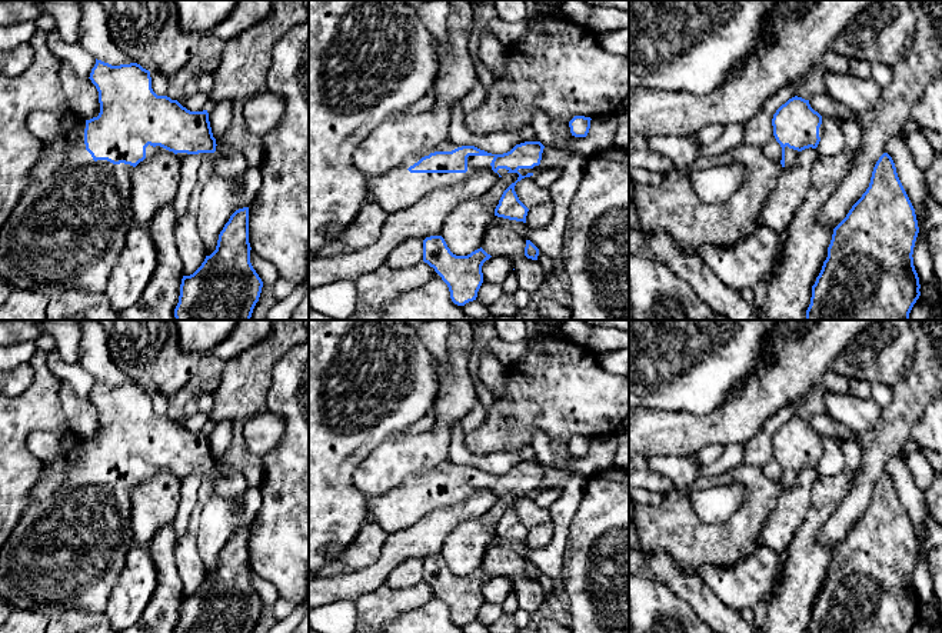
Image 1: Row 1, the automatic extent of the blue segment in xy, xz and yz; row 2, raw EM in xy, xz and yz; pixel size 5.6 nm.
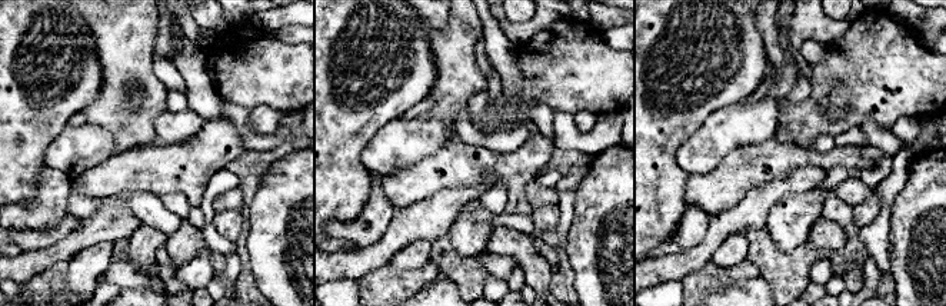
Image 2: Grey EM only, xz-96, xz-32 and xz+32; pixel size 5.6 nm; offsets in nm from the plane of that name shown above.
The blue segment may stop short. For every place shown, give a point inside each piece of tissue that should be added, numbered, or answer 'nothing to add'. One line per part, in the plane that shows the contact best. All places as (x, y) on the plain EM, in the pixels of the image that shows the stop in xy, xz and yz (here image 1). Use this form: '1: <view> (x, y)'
1: xz (396, 509)

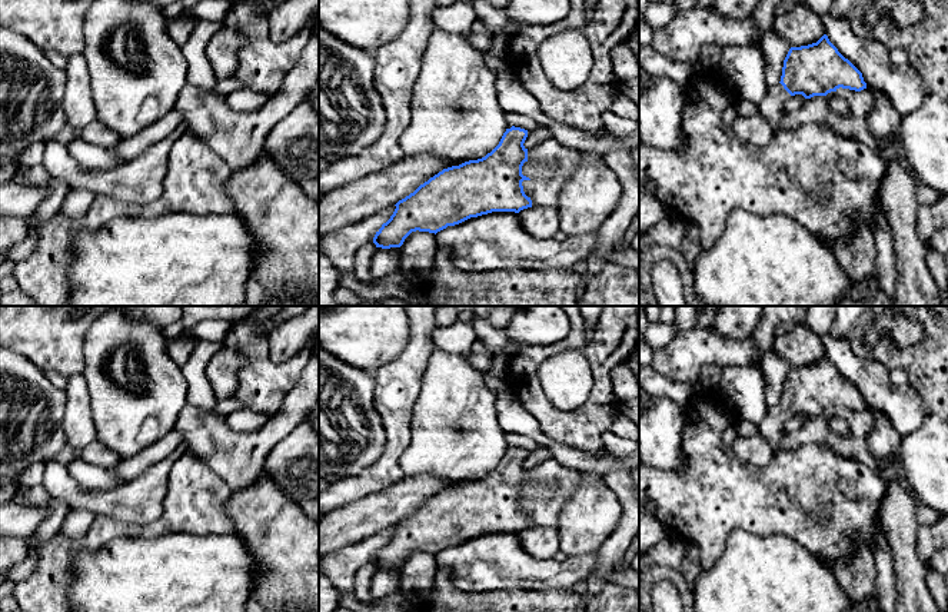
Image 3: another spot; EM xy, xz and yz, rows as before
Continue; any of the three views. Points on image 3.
1: yz (772, 428)

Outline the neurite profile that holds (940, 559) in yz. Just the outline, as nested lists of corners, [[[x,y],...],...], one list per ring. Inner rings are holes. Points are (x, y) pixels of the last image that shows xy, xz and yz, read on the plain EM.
[[[948,546],[937,551],[929,559],[928,568],[935,569],[941,575],[948,575]]]

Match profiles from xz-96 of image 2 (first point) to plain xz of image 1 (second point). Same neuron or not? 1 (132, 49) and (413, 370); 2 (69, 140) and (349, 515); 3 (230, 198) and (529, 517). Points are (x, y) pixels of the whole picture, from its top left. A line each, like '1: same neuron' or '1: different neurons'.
1: different neurons
2: different neurons
3: same neuron

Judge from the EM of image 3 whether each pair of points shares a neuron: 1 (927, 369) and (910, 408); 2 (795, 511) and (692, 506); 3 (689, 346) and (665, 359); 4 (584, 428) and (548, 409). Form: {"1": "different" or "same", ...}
{"1": "different", "2": "same", "3": "same", "4": "same"}

